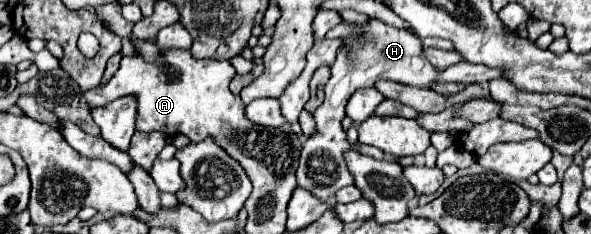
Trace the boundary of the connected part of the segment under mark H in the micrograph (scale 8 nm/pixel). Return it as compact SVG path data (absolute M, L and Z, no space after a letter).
M369 18L367 24L351 24L353 28L361 28L357 34L349 30L341 30L341 34L327 34L327 38L341 38L343 46L337 50L337 60L331 66L331 78L325 84L325 100L313 112L317 130L303 142L299 170L297 170L297 184L305 190L319 196L319 186L349 186L353 184L353 176L345 164L343 154L351 150L351 144L345 138L345 130L341 120L345 118L347 100L353 96L355 90L373 86L381 78L389 78L399 84L409 86L425 86L429 88L433 80L443 82L465 82L465 84L485 84L493 78L503 76L503 68L489 68L483 64L469 64L461 62L449 66L445 72L435 72L431 62L421 52L421 40L409 30L397 30L393 26L383 24L377 18Z

